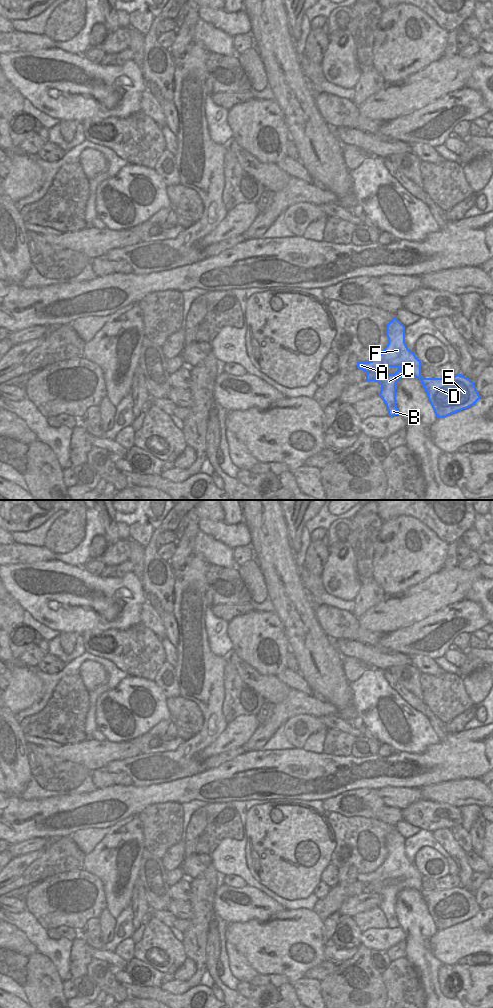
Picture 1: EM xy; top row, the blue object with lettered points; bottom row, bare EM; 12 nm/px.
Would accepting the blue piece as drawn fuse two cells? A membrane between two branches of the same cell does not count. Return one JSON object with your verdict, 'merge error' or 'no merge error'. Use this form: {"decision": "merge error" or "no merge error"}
{"decision": "no merge error"}

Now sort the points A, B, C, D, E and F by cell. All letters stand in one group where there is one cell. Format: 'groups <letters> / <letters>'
groups A B C D E F

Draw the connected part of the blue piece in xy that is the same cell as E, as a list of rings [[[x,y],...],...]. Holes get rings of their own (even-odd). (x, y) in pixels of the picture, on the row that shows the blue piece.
[[[393,318],[386,326],[388,344],[383,352],[369,362],[357,362],[357,368],[366,372],[366,381],[377,381],[381,385],[379,396],[386,404],[388,416],[400,415],[396,405],[397,382],[403,377],[418,378],[437,418],[473,406],[481,397],[474,382],[462,374],[450,378],[424,378],[421,361],[405,343],[405,326]],[[386,367],[398,367],[393,374],[385,374]]]

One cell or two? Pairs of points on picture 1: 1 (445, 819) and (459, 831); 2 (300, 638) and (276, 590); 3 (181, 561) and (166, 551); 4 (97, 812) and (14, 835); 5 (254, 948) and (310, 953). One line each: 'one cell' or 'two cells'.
1: two cells
2: one cell
3: two cells
4: one cell
5: one cell

